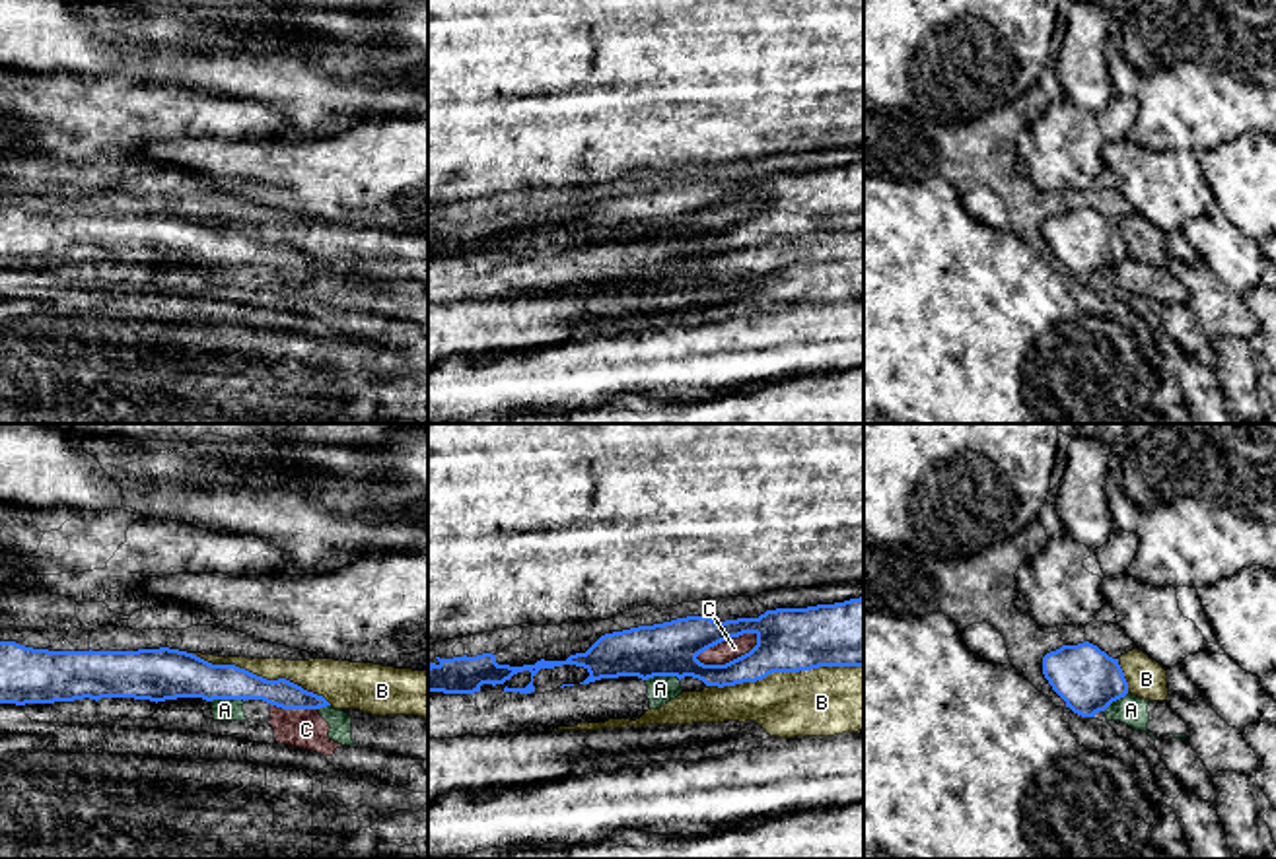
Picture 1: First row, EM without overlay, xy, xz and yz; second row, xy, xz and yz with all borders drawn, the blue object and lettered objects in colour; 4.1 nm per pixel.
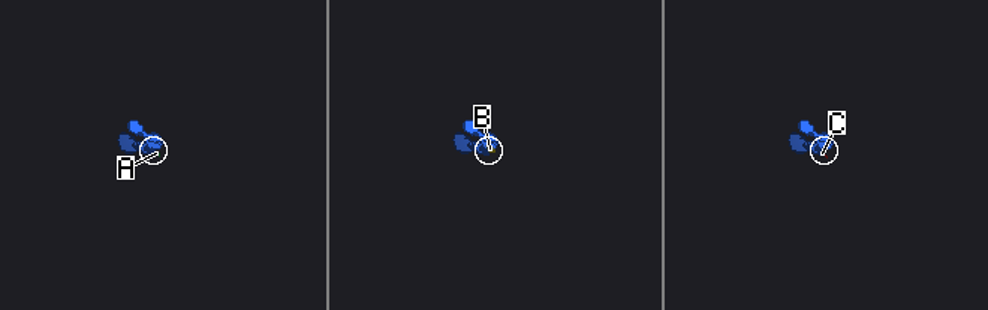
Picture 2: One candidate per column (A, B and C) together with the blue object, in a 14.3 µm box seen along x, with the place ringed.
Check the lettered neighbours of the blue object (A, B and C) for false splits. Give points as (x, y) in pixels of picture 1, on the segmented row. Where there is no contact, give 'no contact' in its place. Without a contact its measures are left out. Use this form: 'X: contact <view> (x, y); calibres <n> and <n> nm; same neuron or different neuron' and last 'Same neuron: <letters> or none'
A: contact xy (226, 698); calibres 200 and 100 nm; different neuron
B: contact xz (786, 671); calibres 280 and 280 nm; different neuron
C: contact xz (726, 640); calibres 260 and 90 nm; different neuron
Same neuron: none

